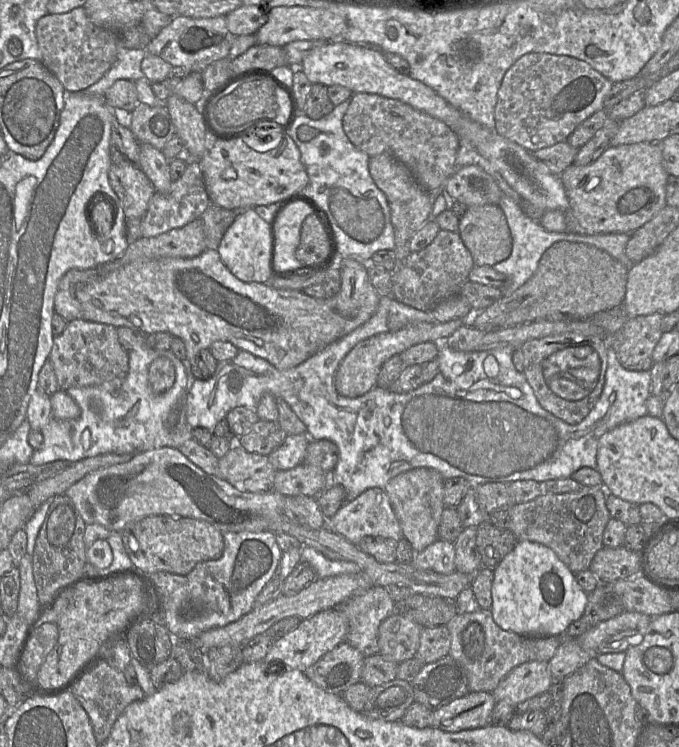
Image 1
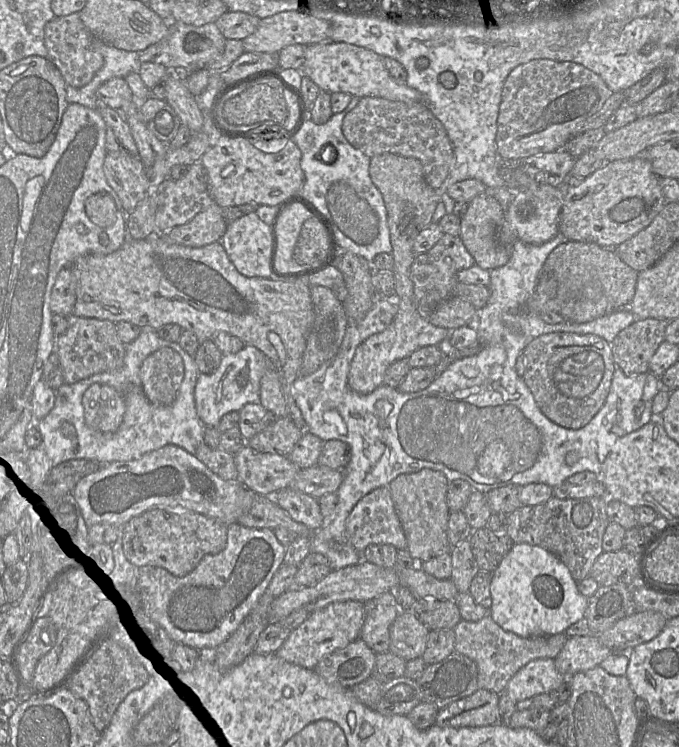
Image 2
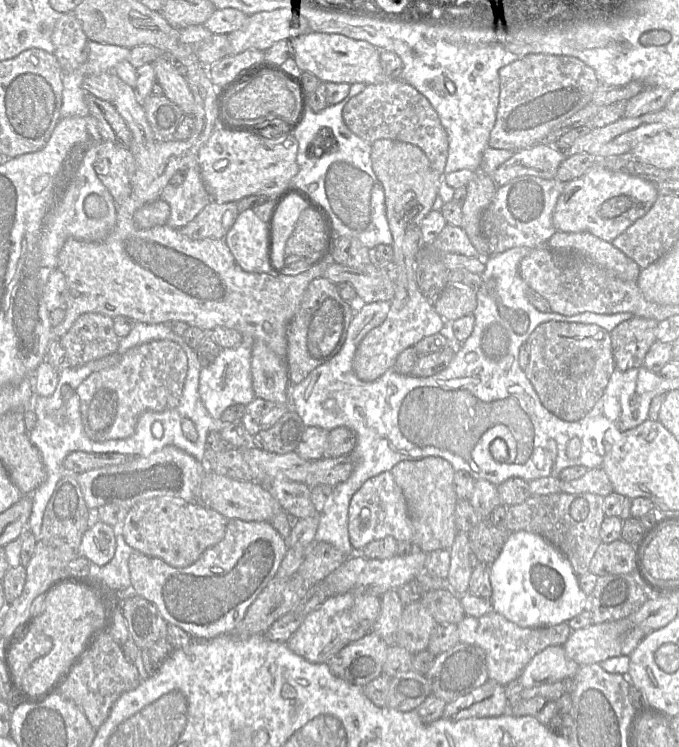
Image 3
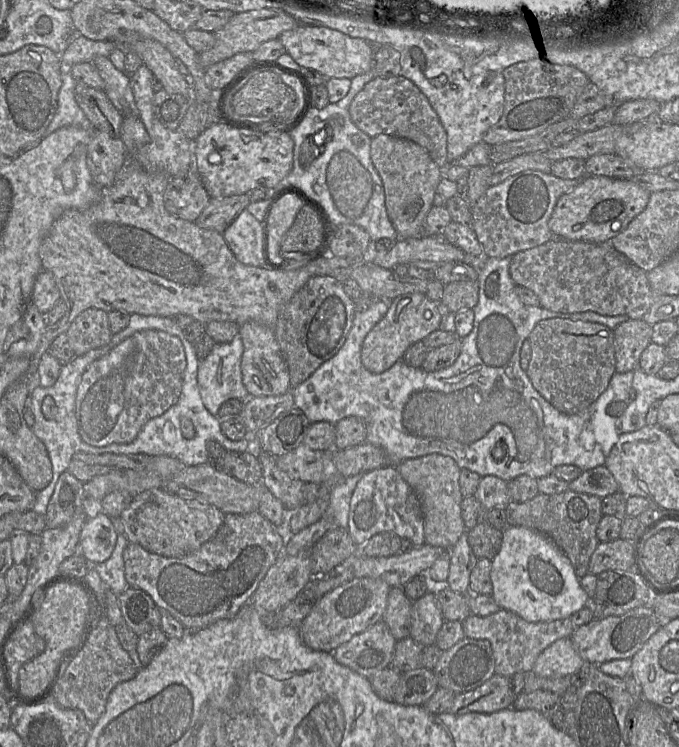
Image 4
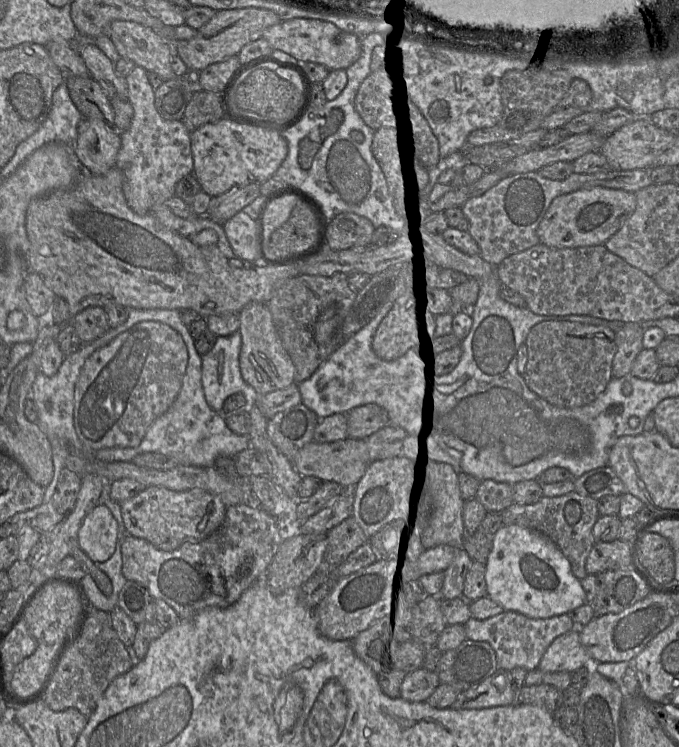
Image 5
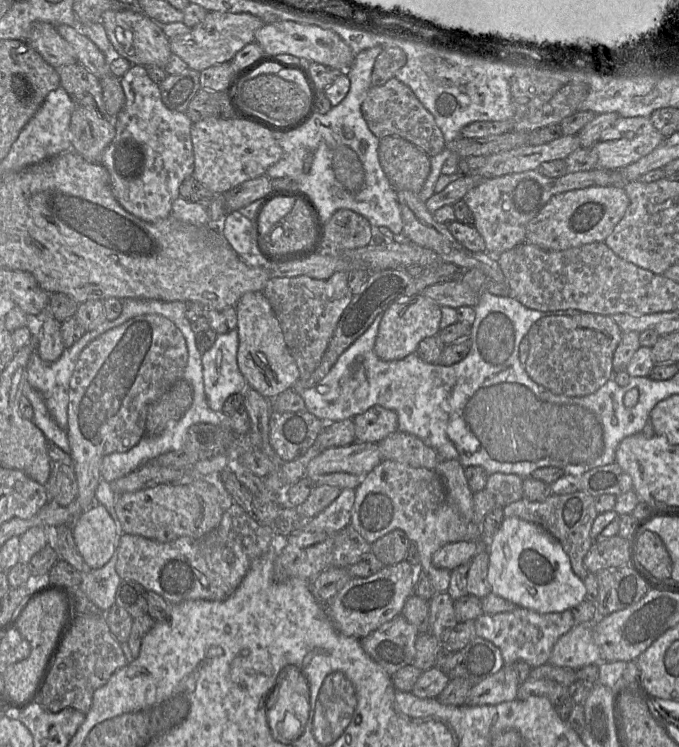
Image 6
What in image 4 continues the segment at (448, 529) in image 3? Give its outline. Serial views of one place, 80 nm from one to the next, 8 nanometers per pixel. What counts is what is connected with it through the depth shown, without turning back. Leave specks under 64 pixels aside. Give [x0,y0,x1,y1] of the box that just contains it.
[397,454,466,550]

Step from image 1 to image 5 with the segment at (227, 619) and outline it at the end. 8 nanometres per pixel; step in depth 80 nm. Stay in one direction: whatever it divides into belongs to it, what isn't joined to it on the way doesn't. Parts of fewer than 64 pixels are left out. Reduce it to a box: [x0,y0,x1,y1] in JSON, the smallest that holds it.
[122,504,282,619]

